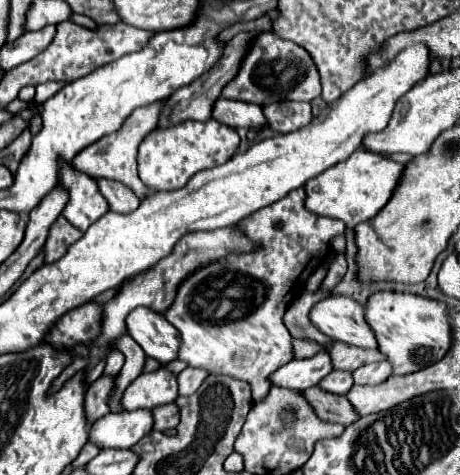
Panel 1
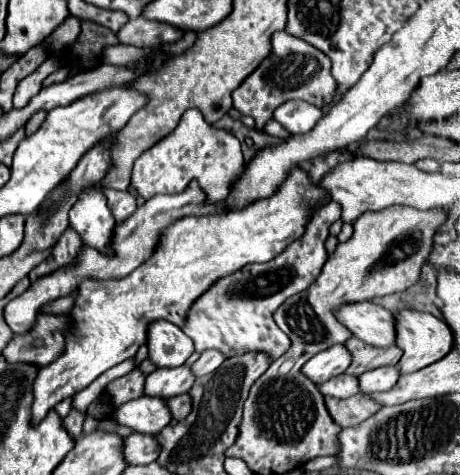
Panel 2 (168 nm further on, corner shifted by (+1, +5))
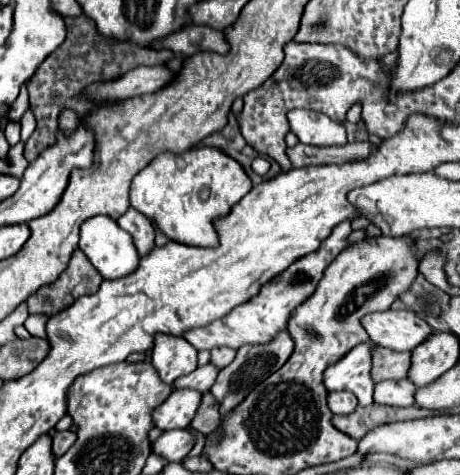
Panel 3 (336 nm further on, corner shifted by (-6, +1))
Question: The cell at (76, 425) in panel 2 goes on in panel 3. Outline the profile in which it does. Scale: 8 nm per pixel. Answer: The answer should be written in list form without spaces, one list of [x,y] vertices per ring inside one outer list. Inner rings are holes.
[[[59,431],[59,433],[55,433],[53,435],[53,447],[51,447],[53,457],[55,459],[61,457],[71,447],[71,443],[75,443],[75,433],[73,431]]]

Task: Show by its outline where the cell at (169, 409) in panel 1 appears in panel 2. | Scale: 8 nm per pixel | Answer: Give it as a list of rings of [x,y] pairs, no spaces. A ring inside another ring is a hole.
[[[176,395],[176,397],[168,399],[168,409],[172,413],[172,419],[180,421],[180,419],[184,419],[190,413],[192,401],[190,401],[188,395]]]

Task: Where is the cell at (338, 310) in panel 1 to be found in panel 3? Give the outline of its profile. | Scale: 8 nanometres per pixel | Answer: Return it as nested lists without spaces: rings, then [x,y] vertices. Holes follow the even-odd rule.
[[[409,309],[371,313],[365,315],[361,323],[373,343],[393,351],[413,351],[429,335],[433,335],[433,329]]]

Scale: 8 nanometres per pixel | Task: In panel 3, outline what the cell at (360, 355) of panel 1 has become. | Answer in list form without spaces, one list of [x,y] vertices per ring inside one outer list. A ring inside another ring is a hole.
[[[375,347],[373,349],[373,369],[371,369],[371,377],[375,383],[387,381],[387,379],[405,379],[407,371],[411,365],[411,353],[397,353],[385,347]]]

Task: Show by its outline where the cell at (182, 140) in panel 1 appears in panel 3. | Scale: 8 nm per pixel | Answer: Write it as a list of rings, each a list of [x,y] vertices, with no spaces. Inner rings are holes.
[[[213,147],[189,149],[181,155],[163,153],[155,157],[131,183],[129,205],[143,213],[169,241],[191,247],[217,247],[219,235],[213,219],[225,217],[251,189],[251,179],[243,167]],[[209,189],[209,197],[201,199],[201,191]]]

